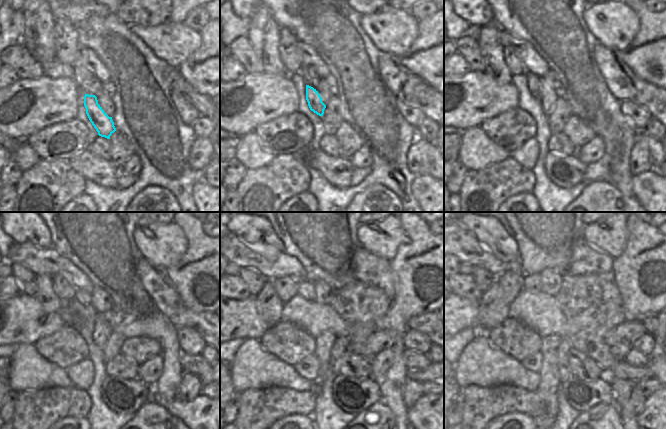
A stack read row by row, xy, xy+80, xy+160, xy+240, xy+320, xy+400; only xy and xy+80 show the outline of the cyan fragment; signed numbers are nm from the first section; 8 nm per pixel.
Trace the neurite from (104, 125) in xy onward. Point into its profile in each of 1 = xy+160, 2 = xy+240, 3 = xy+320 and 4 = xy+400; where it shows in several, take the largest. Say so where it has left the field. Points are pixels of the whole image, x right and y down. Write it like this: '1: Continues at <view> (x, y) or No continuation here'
1: Continues at xy+160 (533, 80)
2: Continues at xy+240 (75, 309)
3: Continues at xy+320 (301, 310)
4: Continues at xy+400 (530, 301)

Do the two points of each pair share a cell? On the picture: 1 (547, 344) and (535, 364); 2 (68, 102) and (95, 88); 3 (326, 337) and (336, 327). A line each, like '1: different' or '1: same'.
1: different
2: different
3: different

